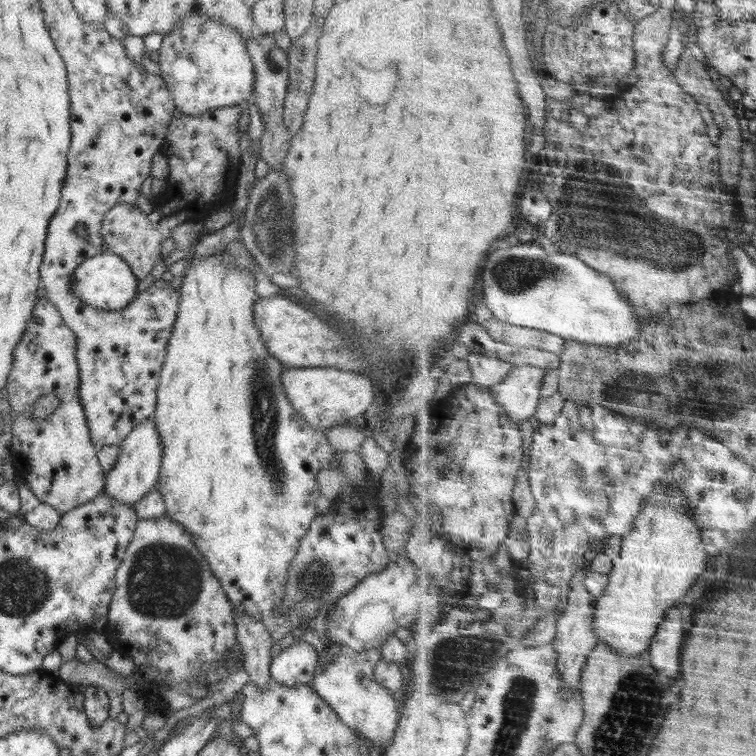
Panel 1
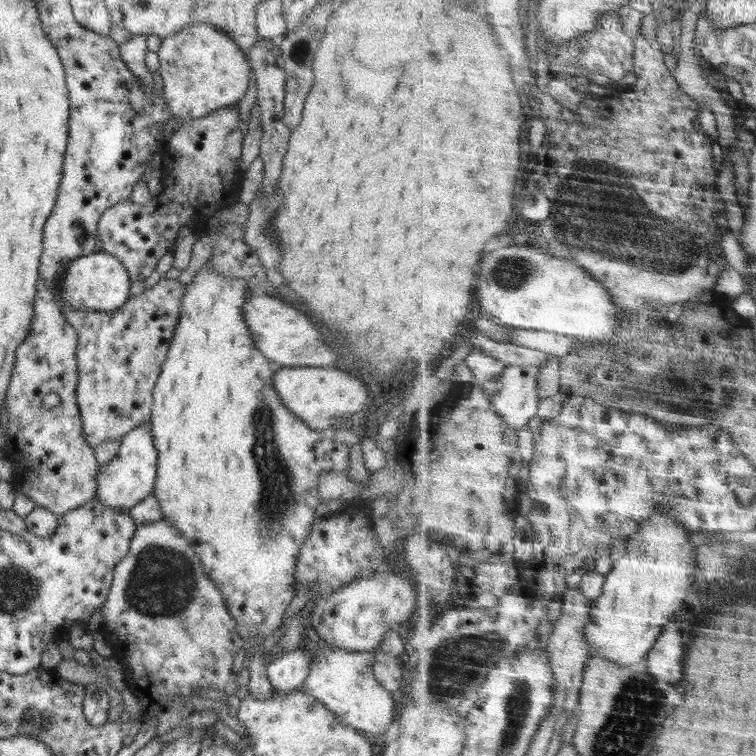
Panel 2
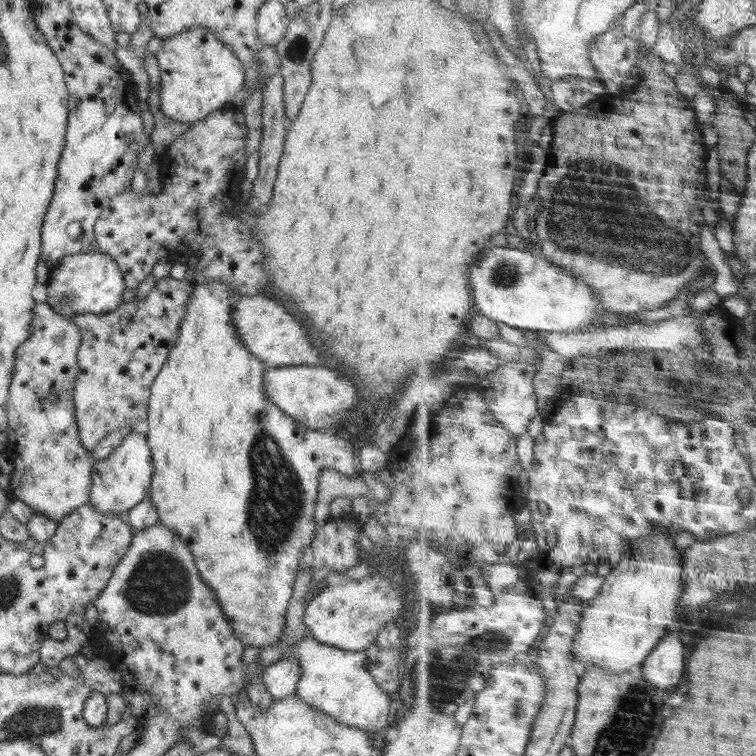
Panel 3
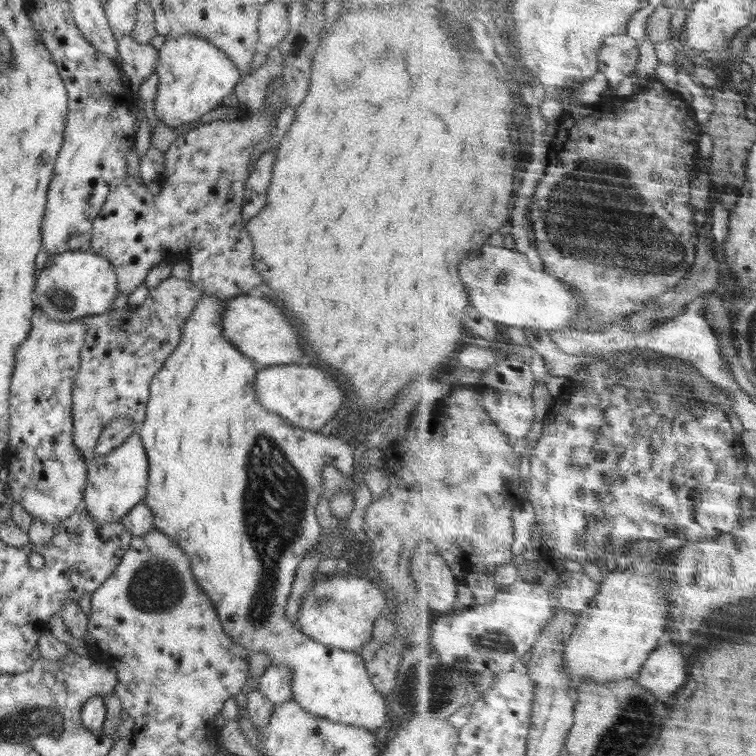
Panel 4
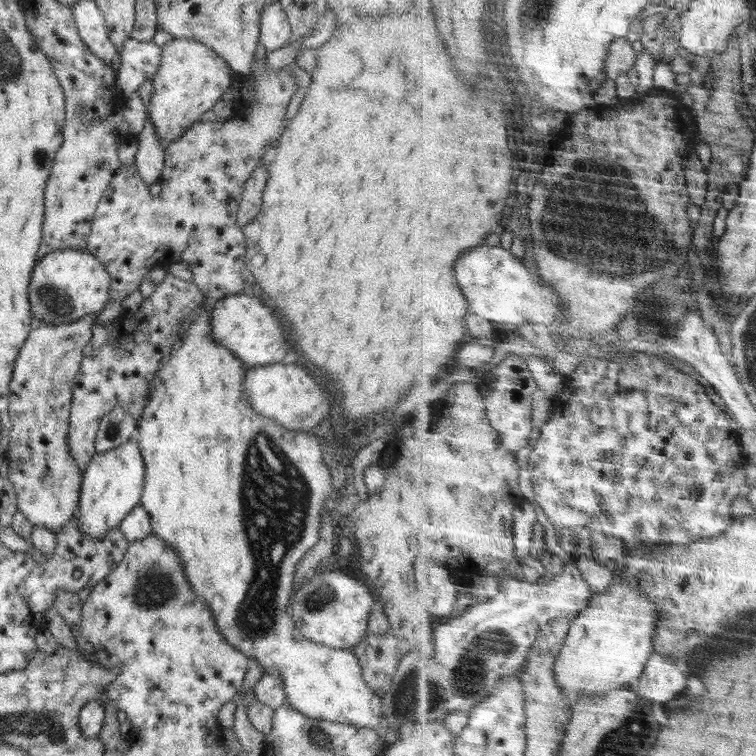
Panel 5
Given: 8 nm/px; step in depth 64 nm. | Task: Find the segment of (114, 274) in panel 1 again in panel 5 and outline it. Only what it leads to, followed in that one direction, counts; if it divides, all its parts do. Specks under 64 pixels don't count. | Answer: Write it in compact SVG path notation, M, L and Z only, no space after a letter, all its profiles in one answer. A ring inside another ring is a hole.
M76 248L52 250L52 252L47 253L40 259L39 262L36 262L34 270L32 270L32 278L30 278L30 286L28 286L28 301L30 301L32 318L39 318L51 325L61 325L62 323L78 320L86 316L86 314L99 314L106 308L106 304L109 303L110 284L112 284L112 277L104 269L104 263L88 252L88 250Z

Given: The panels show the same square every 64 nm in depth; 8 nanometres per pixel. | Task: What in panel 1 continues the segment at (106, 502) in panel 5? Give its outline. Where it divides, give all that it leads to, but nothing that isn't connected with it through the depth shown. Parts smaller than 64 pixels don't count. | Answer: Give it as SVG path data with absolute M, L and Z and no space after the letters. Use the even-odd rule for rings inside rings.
M147 418L136 425L124 439L119 447L119 456L112 470L104 474L104 492L116 501L136 504L144 495L148 494L158 485L160 478L160 466L162 464L162 454L164 454L162 437L156 429L154 418Z

